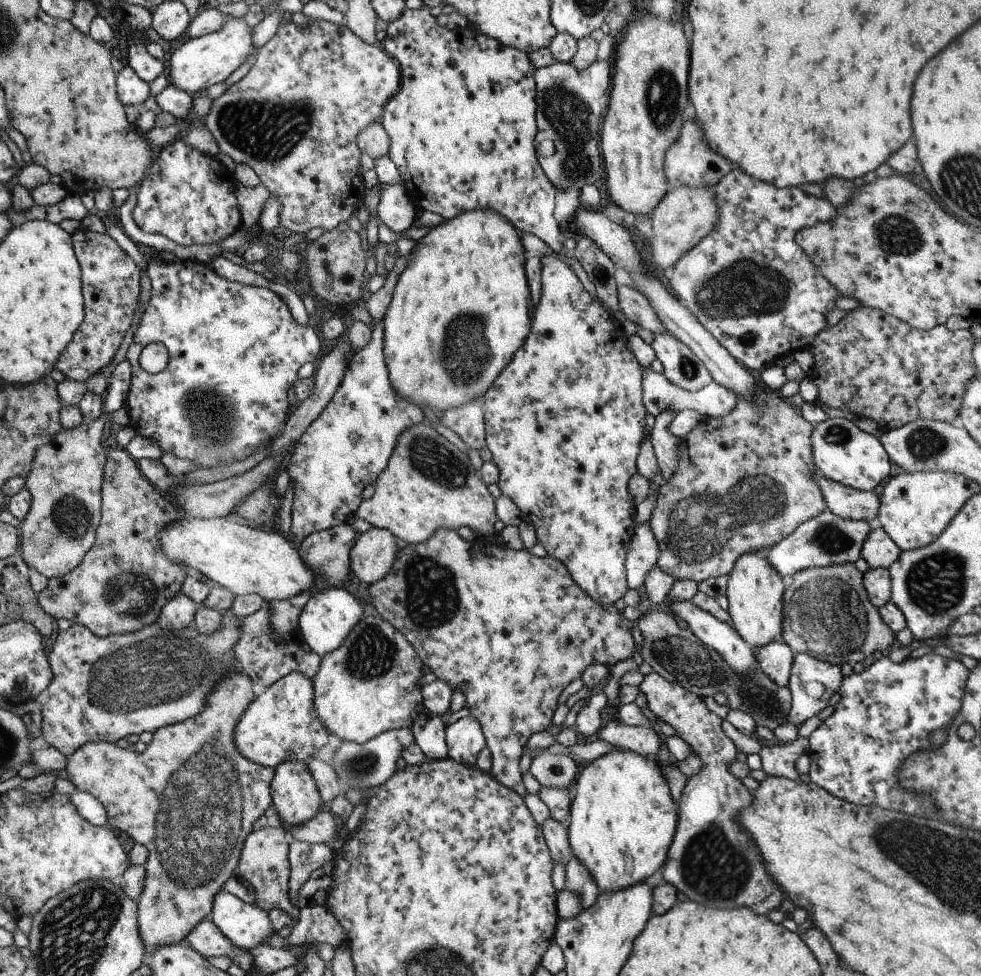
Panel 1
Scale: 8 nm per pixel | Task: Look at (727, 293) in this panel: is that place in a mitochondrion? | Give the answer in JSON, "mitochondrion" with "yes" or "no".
{"mitochondrion":"yes"}

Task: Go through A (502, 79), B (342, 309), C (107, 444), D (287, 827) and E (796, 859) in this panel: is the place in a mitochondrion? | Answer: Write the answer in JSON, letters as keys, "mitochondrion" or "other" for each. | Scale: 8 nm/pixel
{"A":"other","B":"other","C":"other","D":"other","E":"other"}

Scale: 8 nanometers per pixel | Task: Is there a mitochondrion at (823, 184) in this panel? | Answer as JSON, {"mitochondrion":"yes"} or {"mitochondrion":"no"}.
{"mitochondrion":"no"}

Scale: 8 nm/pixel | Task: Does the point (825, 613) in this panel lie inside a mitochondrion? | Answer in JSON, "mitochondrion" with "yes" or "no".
{"mitochondrion":"yes"}

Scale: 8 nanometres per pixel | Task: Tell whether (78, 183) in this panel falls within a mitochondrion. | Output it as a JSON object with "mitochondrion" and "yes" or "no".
{"mitochondrion":"no"}

